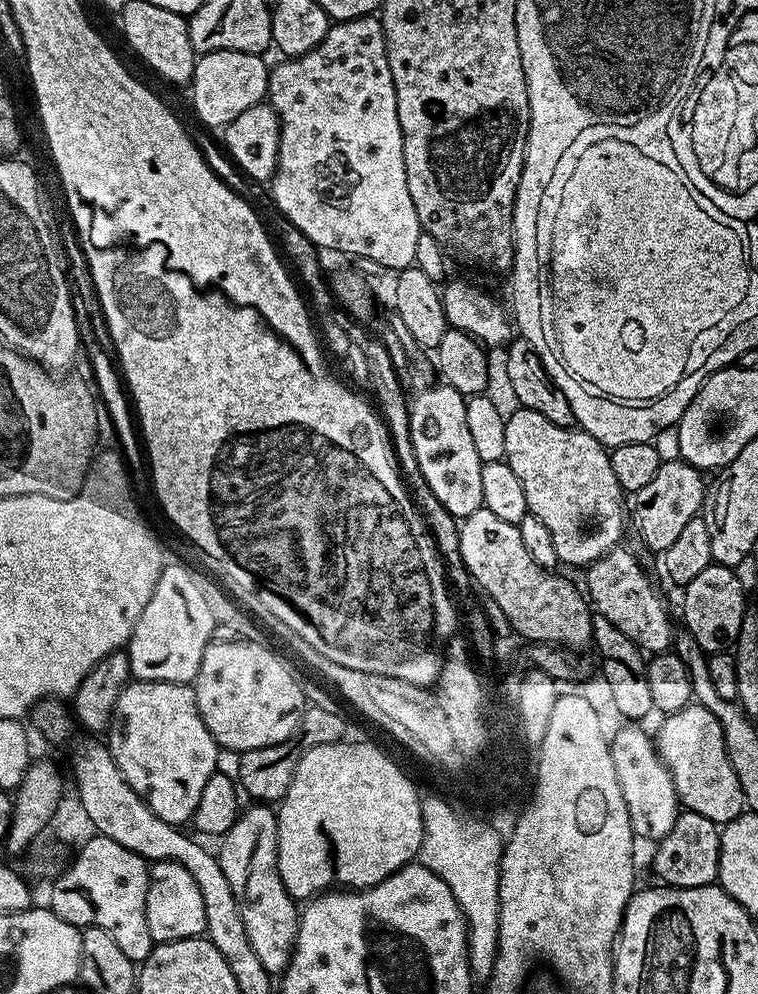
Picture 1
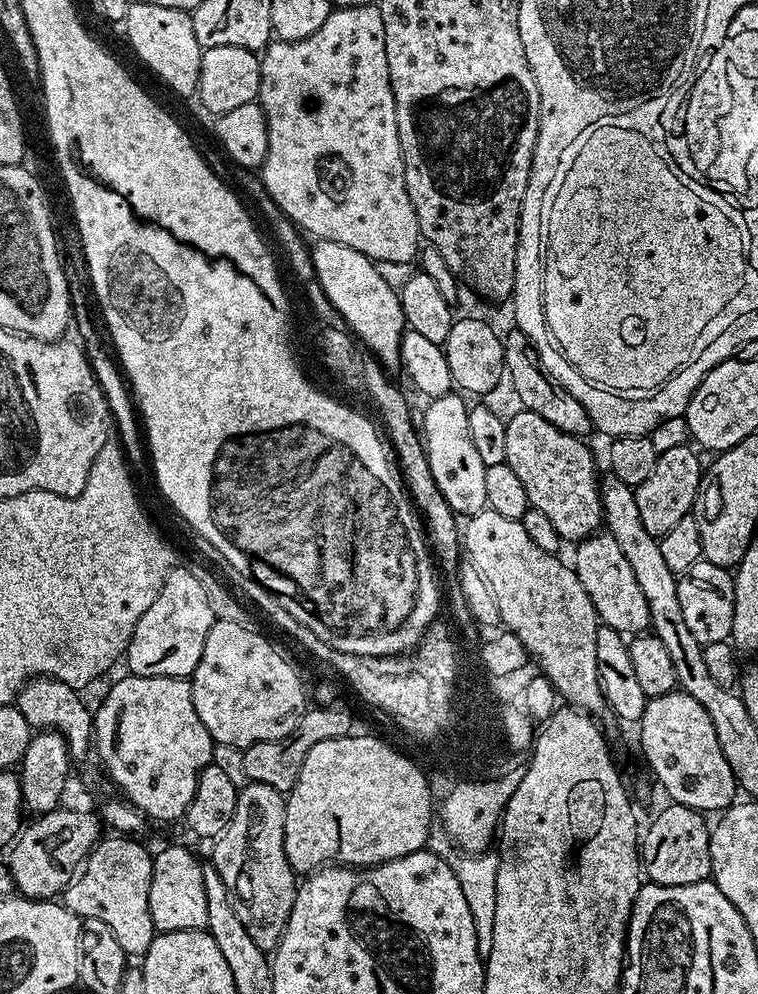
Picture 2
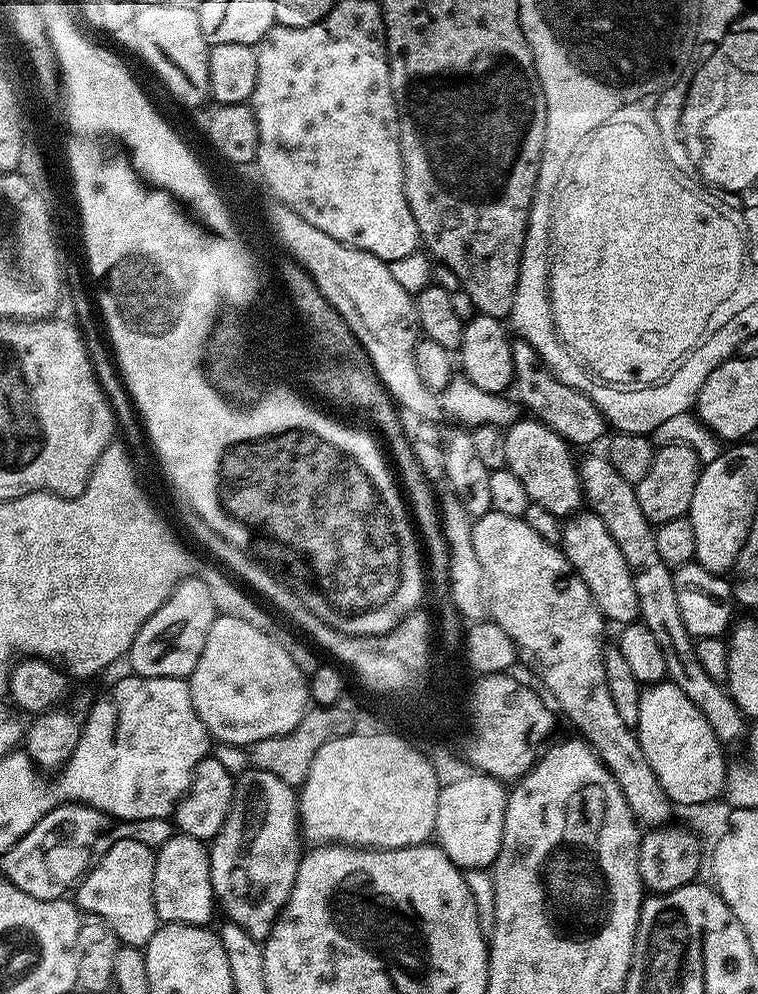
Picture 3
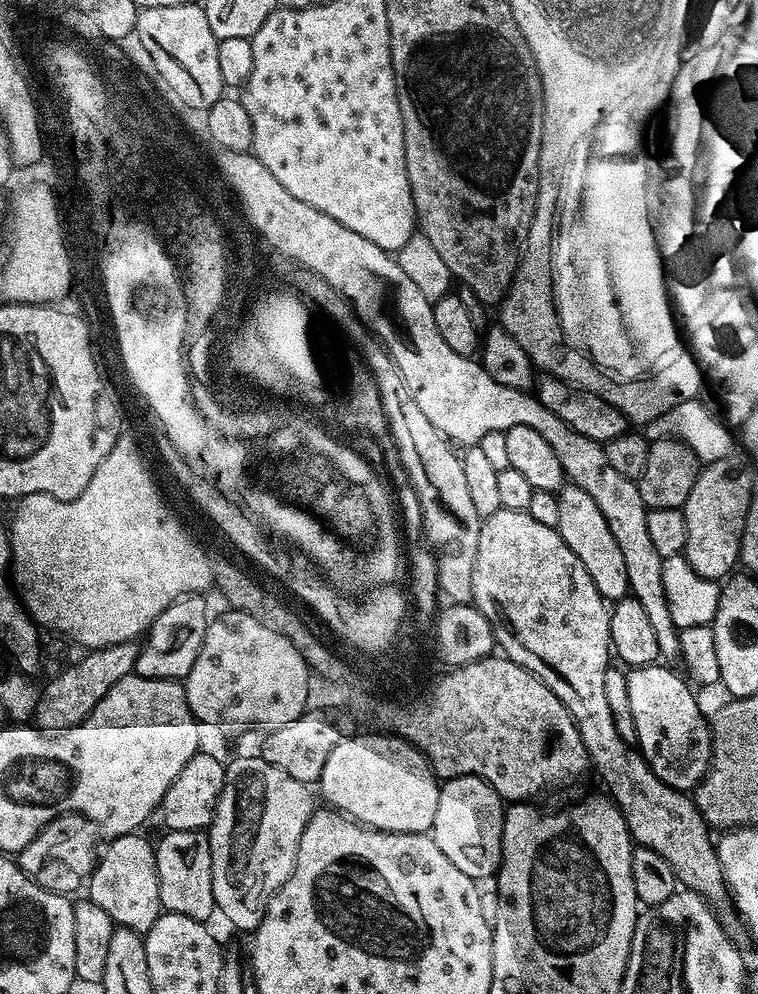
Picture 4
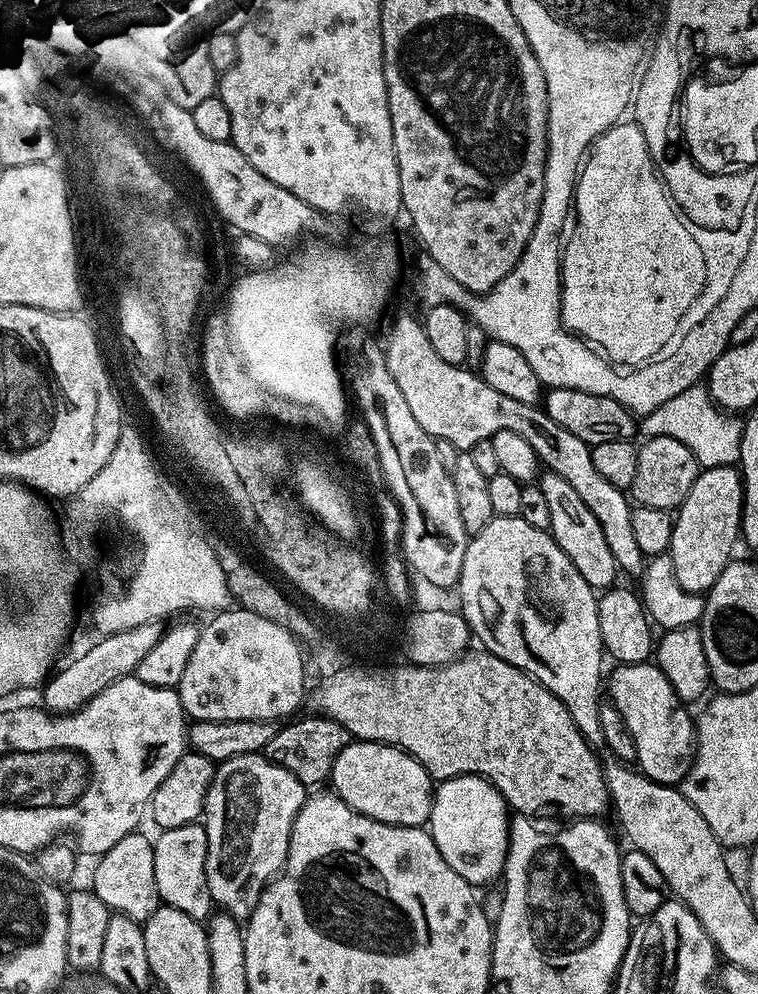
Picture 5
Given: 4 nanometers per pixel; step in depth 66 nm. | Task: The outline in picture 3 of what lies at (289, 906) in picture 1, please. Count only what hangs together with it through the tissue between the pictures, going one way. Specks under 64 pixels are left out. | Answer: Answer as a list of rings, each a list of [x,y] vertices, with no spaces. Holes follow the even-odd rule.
[[[245,767],[244,773],[235,777],[234,798],[230,806],[230,814],[222,826],[222,830],[211,841],[208,857],[210,858],[210,878],[212,889],[216,895],[216,903],[224,916],[232,920],[250,938],[263,941],[270,934],[274,922],[280,917],[280,909],[288,901],[290,890],[294,886],[294,878],[298,874],[302,855],[302,833],[300,831],[300,806],[298,792],[293,785],[282,782],[282,778],[274,778],[261,768]]]

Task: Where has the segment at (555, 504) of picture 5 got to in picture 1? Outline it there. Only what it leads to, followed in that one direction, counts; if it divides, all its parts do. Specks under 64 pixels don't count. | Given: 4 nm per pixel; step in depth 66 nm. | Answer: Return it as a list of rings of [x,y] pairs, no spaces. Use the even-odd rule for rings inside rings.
[[[617,546],[608,552],[602,558],[598,558],[593,564],[587,565],[586,572],[588,572],[588,592],[586,588],[586,596],[590,601],[591,607],[594,609],[595,615],[606,618],[606,622],[614,622],[614,626],[618,626],[618,630],[622,630],[622,634],[626,634],[626,638],[630,638],[633,642],[639,646],[645,653],[659,654],[661,652],[669,651],[674,644],[674,627],[672,628],[672,620],[668,617],[668,608],[664,605],[664,600],[658,593],[652,589],[652,584],[648,581],[648,576],[644,573],[644,568],[631,556],[630,553],[624,549],[624,546]]]

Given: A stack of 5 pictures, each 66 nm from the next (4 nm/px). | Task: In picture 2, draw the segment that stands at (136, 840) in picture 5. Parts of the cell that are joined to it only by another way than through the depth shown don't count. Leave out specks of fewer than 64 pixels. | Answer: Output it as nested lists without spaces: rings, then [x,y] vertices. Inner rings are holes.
[[[112,834],[109,837],[109,840],[101,839],[89,852],[82,865],[82,871],[63,891],[62,903],[75,916],[84,920],[106,922],[106,926],[110,926],[110,930],[114,930],[114,938],[118,938],[118,946],[122,946],[124,953],[129,957],[140,958],[150,946],[152,939],[158,935],[154,922],[150,918],[150,878],[152,877],[153,853],[147,852],[136,841],[139,839],[129,838],[124,834]]]

